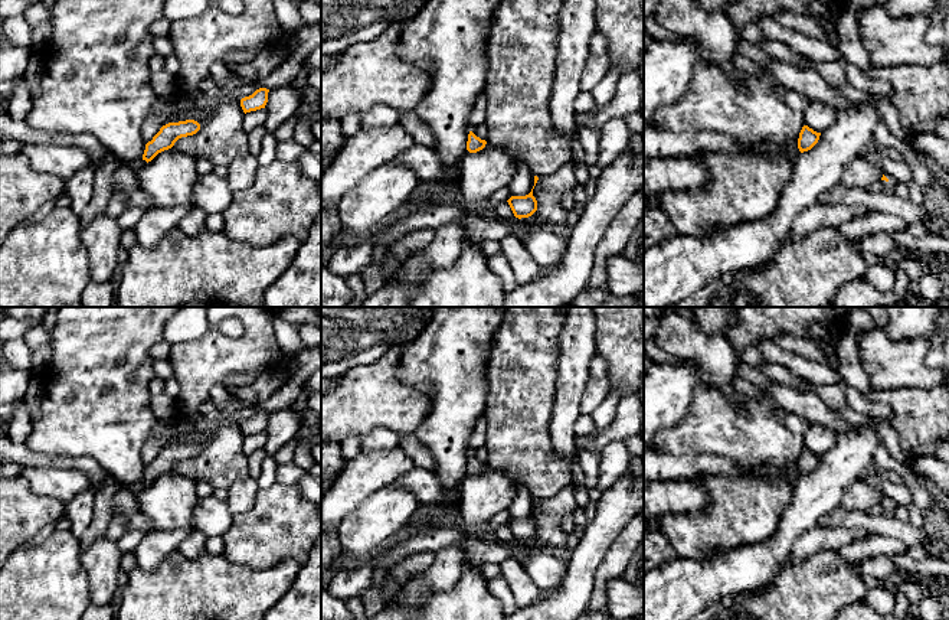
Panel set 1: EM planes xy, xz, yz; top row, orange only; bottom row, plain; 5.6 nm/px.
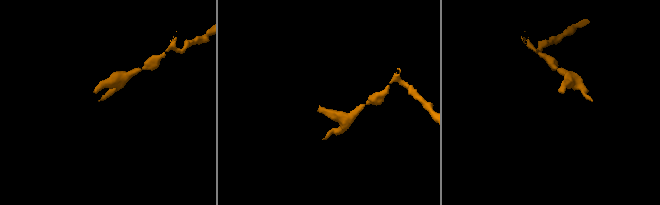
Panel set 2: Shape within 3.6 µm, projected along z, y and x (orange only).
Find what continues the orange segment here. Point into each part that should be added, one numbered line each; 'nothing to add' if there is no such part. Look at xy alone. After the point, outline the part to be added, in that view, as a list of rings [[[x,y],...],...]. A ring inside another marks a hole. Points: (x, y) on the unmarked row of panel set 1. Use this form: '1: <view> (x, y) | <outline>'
nothing to add

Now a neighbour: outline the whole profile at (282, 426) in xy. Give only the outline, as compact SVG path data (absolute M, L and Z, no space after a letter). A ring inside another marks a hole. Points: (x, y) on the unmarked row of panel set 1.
M292 408L269 412L265 433L268 435L265 451L268 456L275 456L276 451L292 440L301 427L301 421Z

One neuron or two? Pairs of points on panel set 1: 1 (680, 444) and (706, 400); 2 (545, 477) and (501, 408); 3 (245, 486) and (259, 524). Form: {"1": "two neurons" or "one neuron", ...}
{"1": "one neuron", "2": "one neuron", "3": "two neurons"}

